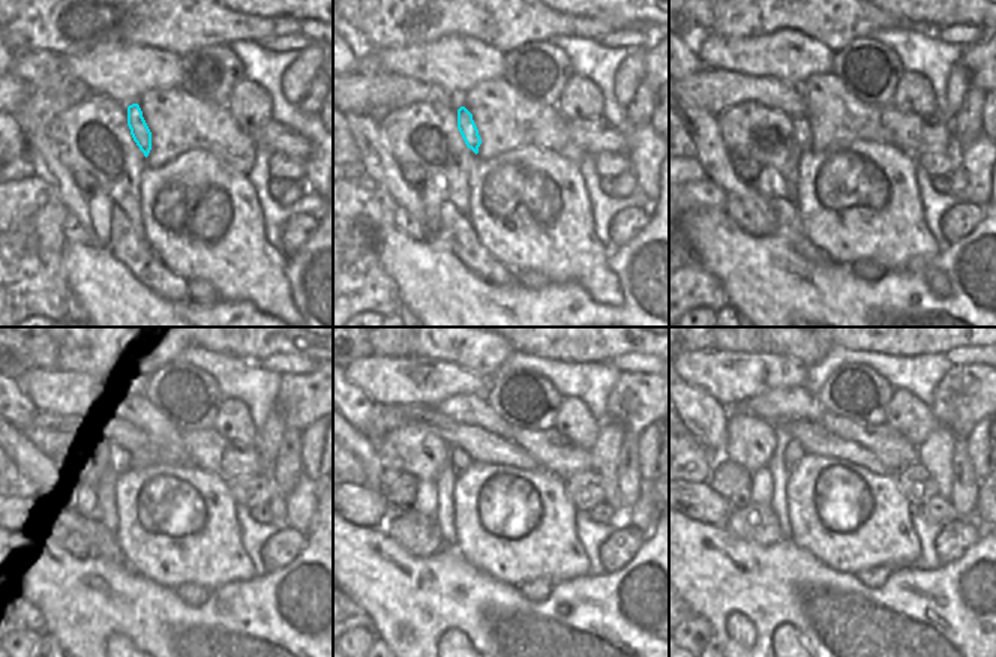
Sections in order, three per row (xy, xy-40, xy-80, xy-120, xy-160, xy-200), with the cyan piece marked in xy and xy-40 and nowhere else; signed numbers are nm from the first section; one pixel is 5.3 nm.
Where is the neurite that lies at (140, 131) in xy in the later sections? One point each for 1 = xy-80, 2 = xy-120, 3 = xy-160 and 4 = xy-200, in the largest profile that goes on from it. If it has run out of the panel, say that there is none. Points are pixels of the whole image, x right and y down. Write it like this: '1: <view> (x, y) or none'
1: xy-80 (801, 128)
2: xy-120 (125, 462)
3: xy-160 (458, 458)
4: xy-200 (792, 452)

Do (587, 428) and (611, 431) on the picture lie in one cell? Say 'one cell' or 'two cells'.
two cells

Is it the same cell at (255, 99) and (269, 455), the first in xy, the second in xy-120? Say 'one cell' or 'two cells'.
two cells

